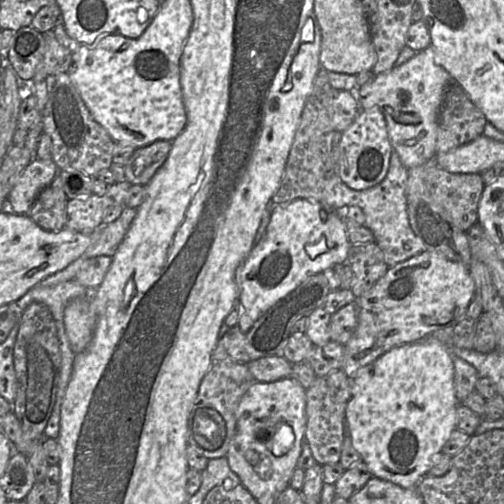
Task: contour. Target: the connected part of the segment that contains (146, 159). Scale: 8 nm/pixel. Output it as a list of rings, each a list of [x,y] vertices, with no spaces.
[[[157,140],[149,145],[136,148],[124,166],[125,180],[131,184],[147,185],[166,161],[171,144],[172,141]]]

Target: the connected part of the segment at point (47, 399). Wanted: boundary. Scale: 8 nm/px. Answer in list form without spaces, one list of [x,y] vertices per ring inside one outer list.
[[[32,303],[23,312],[13,350],[16,375],[16,398],[13,412],[22,434],[15,449],[27,457],[43,441],[44,430],[52,414],[58,390],[61,351],[57,328],[49,308],[43,303]]]

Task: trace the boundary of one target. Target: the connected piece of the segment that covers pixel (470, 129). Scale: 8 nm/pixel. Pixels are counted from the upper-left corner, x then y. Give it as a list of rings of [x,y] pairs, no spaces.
[[[451,82],[438,115],[436,154],[449,152],[483,135],[486,122],[485,115],[464,89]]]

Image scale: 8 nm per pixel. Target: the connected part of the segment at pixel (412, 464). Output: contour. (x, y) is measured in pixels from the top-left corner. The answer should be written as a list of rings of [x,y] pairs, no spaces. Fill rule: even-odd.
[[[430,339],[396,346],[361,368],[352,381],[350,398],[345,408],[352,446],[374,477],[403,488],[417,487],[456,429],[458,404],[451,348]]]

